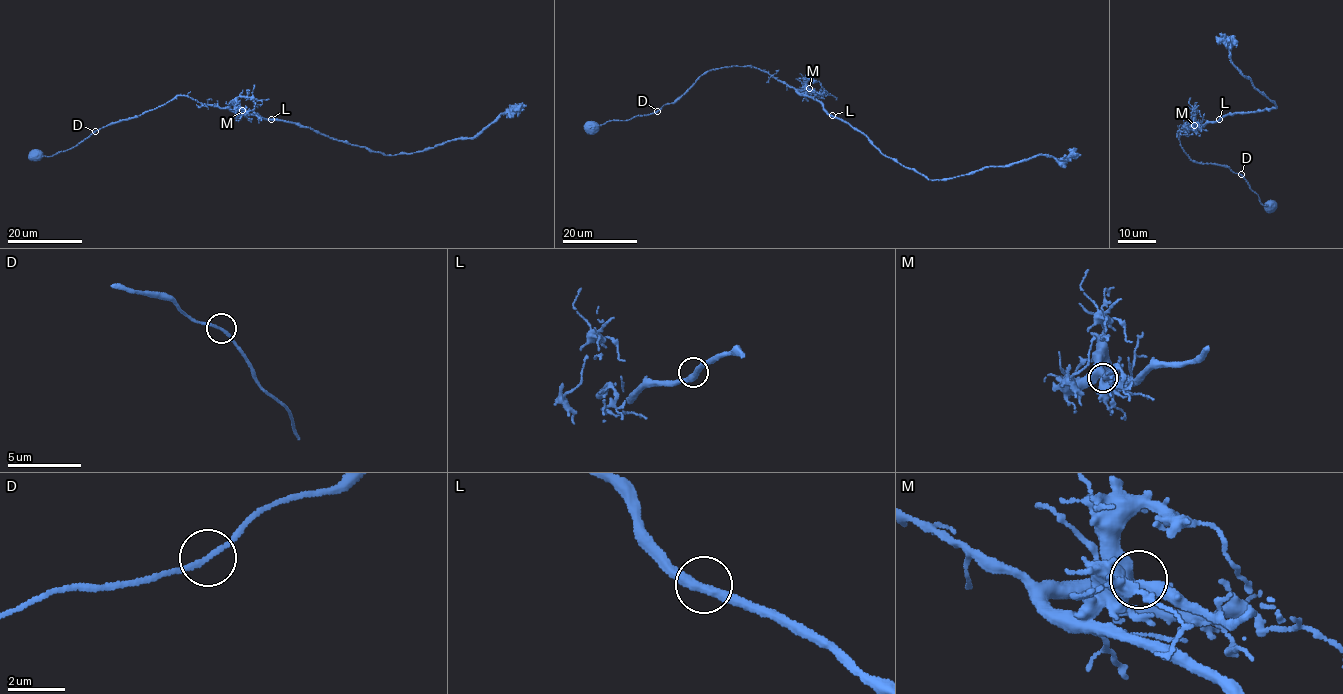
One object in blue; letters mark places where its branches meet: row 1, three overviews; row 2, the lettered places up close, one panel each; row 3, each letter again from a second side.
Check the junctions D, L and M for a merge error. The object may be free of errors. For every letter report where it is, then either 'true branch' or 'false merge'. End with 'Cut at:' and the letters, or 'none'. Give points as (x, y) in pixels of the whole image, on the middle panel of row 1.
D: at (657, 111); true branch
L: at (832, 115); true branch
M: at (809, 88); true branch
Cut at: none

